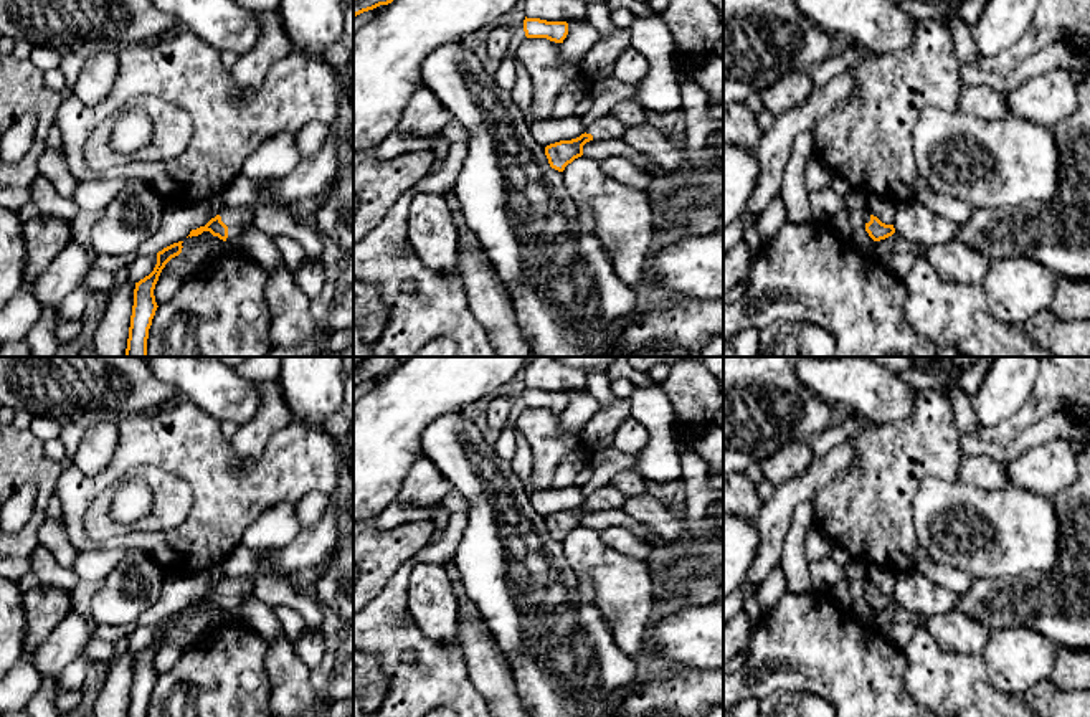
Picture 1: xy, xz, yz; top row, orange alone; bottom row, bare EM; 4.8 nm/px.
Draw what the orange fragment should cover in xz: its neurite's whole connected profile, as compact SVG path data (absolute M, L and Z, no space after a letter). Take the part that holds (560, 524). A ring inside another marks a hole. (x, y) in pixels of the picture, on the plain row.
M608 484L595 492L588 492L585 502L571 510L560 510L545 517L545 525L552 539L563 542L568 534L583 525L583 515L590 510L621 509L626 496Z

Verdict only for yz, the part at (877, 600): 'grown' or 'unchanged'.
grown

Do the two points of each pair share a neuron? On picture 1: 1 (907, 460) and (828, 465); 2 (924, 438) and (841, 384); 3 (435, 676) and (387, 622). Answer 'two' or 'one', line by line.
1: two
2: two
3: one

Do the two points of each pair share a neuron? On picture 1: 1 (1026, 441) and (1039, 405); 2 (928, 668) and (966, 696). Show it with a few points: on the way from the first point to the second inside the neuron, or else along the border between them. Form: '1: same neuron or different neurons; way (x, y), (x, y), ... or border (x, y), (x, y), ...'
1: different neurons; border (1071, 415), (1051, 413), (999, 445)
2: same neuron; way (938, 676), (947, 684), (957, 686)

